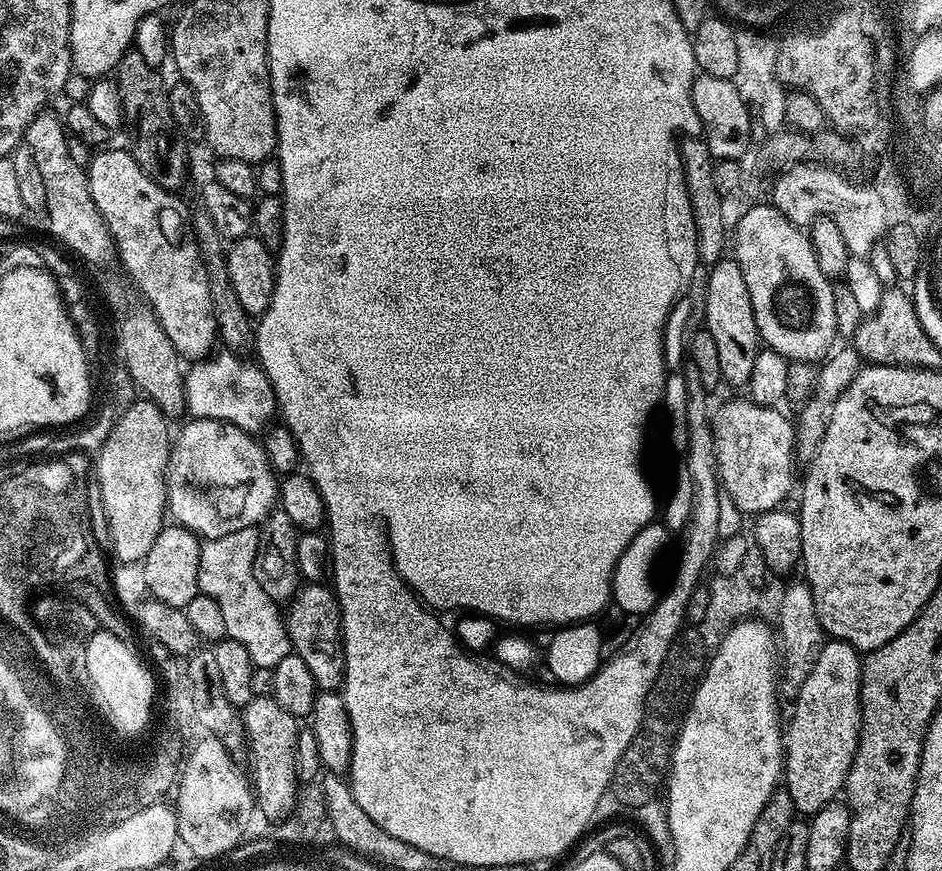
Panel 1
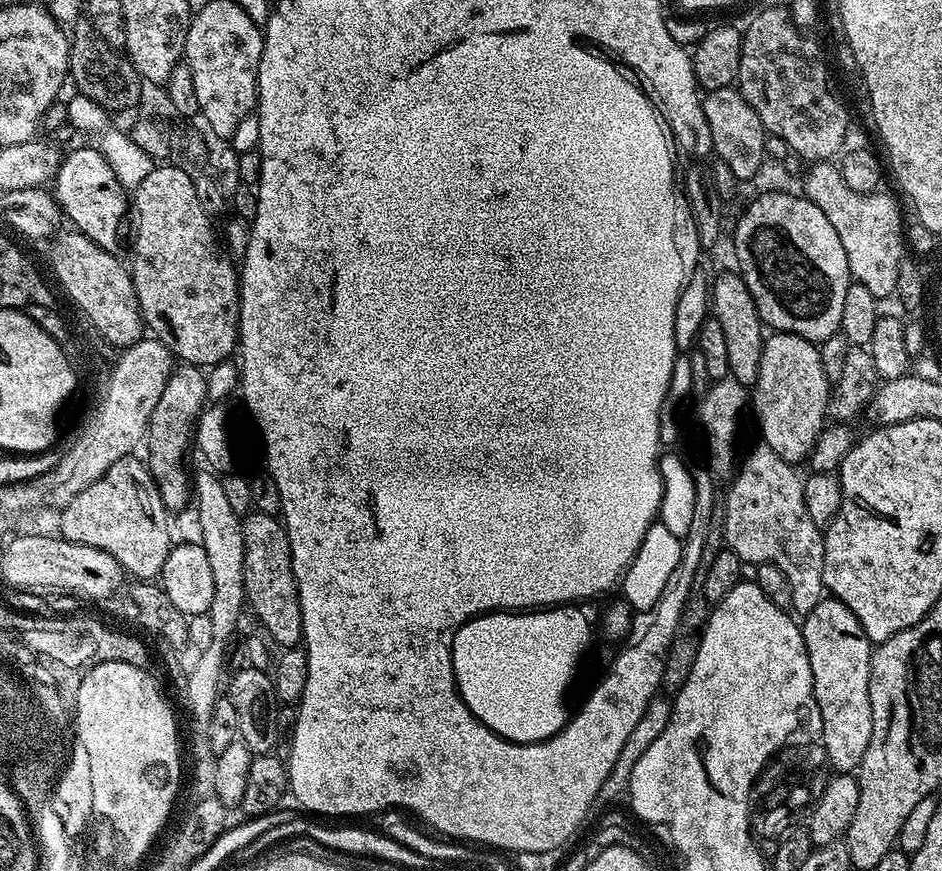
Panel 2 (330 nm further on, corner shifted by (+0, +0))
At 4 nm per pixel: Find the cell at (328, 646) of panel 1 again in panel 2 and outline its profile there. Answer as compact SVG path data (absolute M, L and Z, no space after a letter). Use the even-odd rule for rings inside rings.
M255 510L243 517L245 536L245 594L247 607L256 611L267 639L281 649L295 648L303 641L300 595L292 569L288 529L277 517Z

